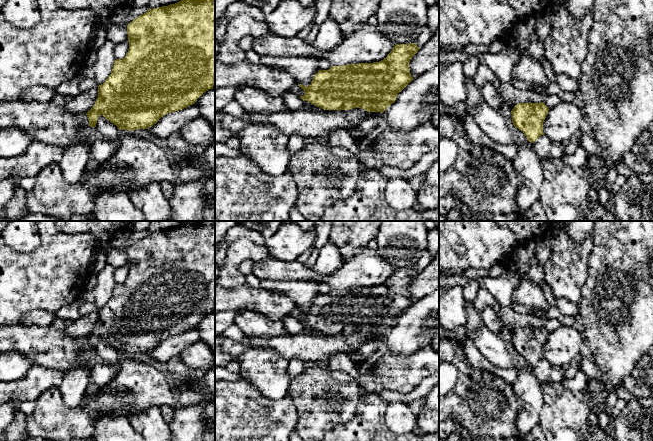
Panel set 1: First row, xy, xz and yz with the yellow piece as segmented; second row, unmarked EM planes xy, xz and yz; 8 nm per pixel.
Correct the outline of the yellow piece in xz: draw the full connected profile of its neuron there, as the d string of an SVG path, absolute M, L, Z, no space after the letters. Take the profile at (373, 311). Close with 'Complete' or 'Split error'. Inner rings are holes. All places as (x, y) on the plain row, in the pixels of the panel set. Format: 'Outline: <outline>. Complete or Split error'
Outline: M415 267L395 268L387 281L379 286L331 290L328 294L318 294L309 310L298 307L305 316L300 322L324 334L361 332L367 336L383 337L395 326L398 317L414 303L409 287L419 273Z. Complete

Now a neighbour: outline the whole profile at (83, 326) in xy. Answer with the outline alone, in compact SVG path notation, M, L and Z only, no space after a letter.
M91 312L81 315L77 320L74 320L65 331L76 339L86 338L95 328L98 321L98 312Z

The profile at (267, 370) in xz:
M248 348L236 358L240 365L239 373L250 382L259 393L270 400L281 400L288 395L291 378L289 375L289 360L274 349Z

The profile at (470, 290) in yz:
M472 280L467 283L463 288L463 295L466 301L474 302L477 297L479 291L479 283L478 281Z

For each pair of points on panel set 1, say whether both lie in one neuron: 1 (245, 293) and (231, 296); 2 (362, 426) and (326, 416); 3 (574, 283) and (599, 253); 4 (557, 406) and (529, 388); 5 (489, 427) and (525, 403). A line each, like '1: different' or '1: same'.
1: same
2: different
3: different
4: different
5: different

